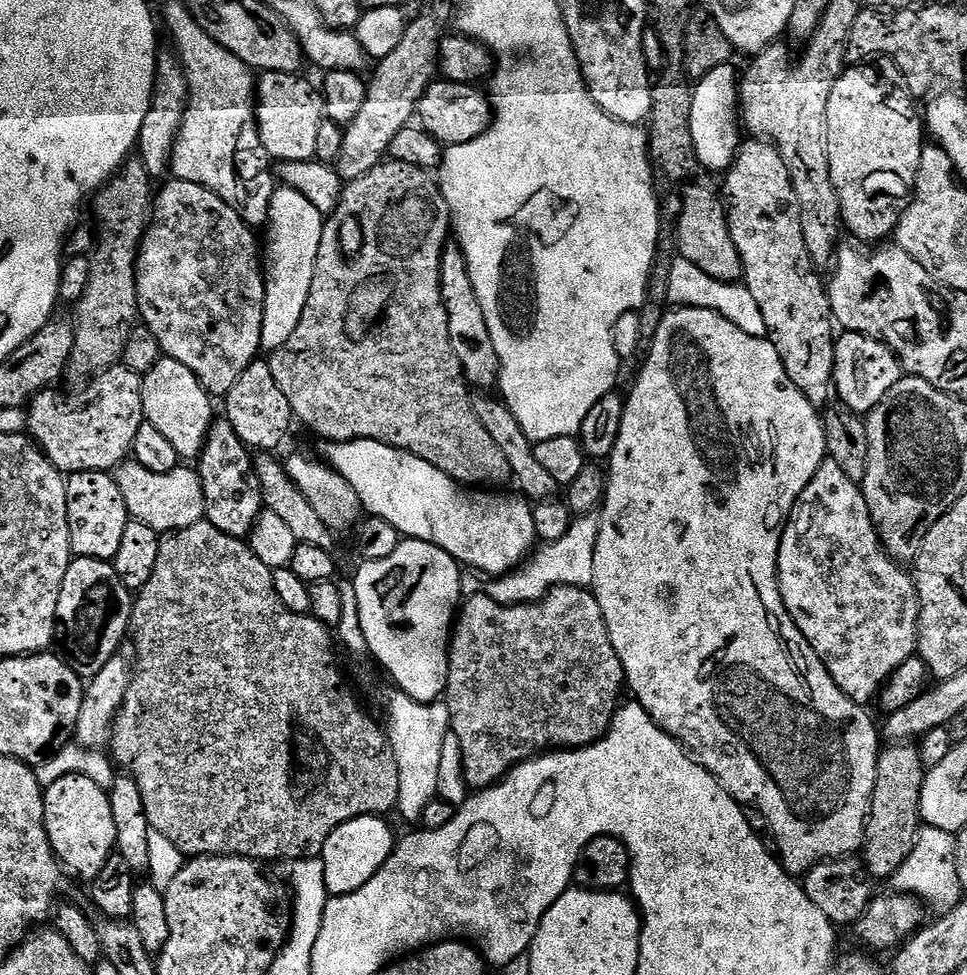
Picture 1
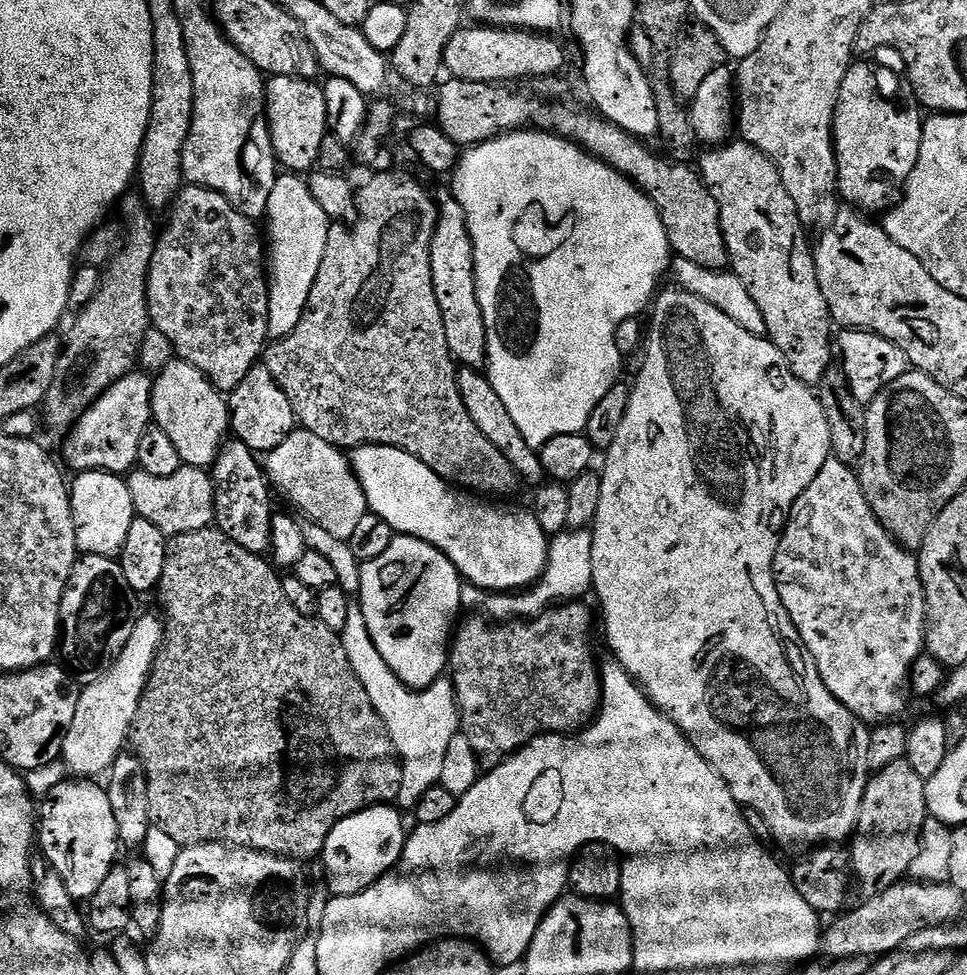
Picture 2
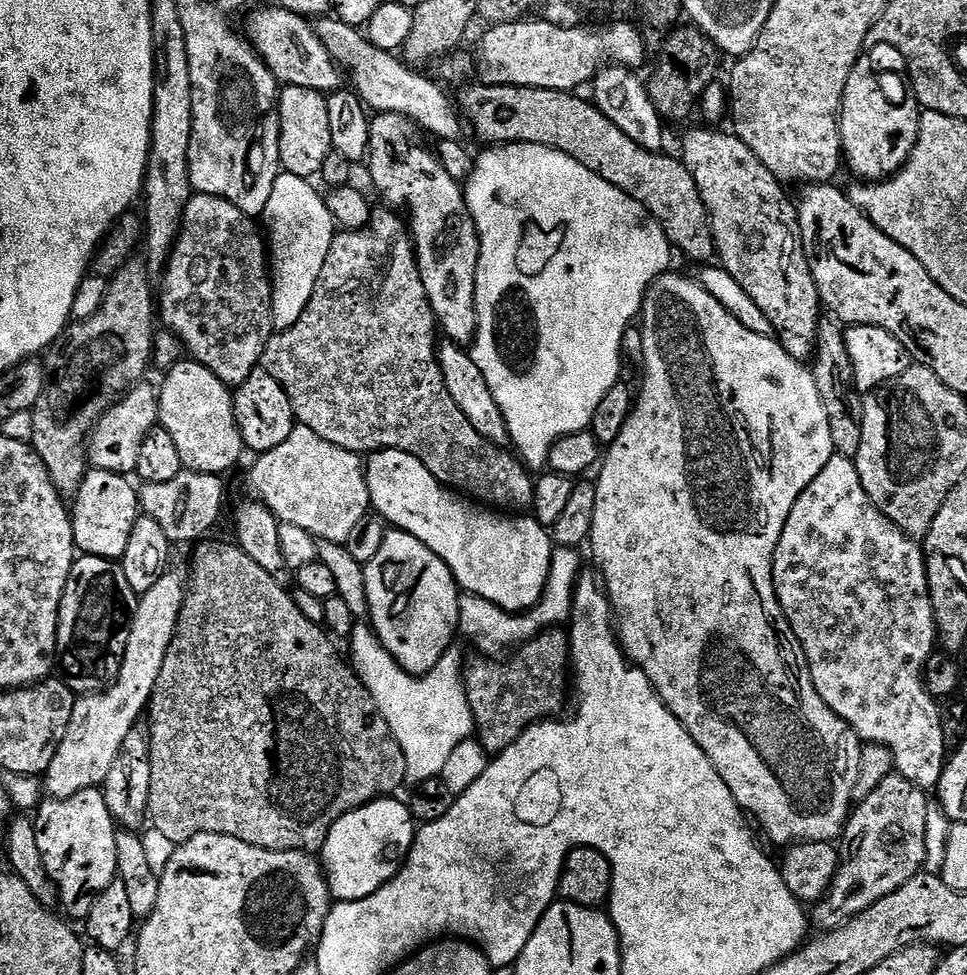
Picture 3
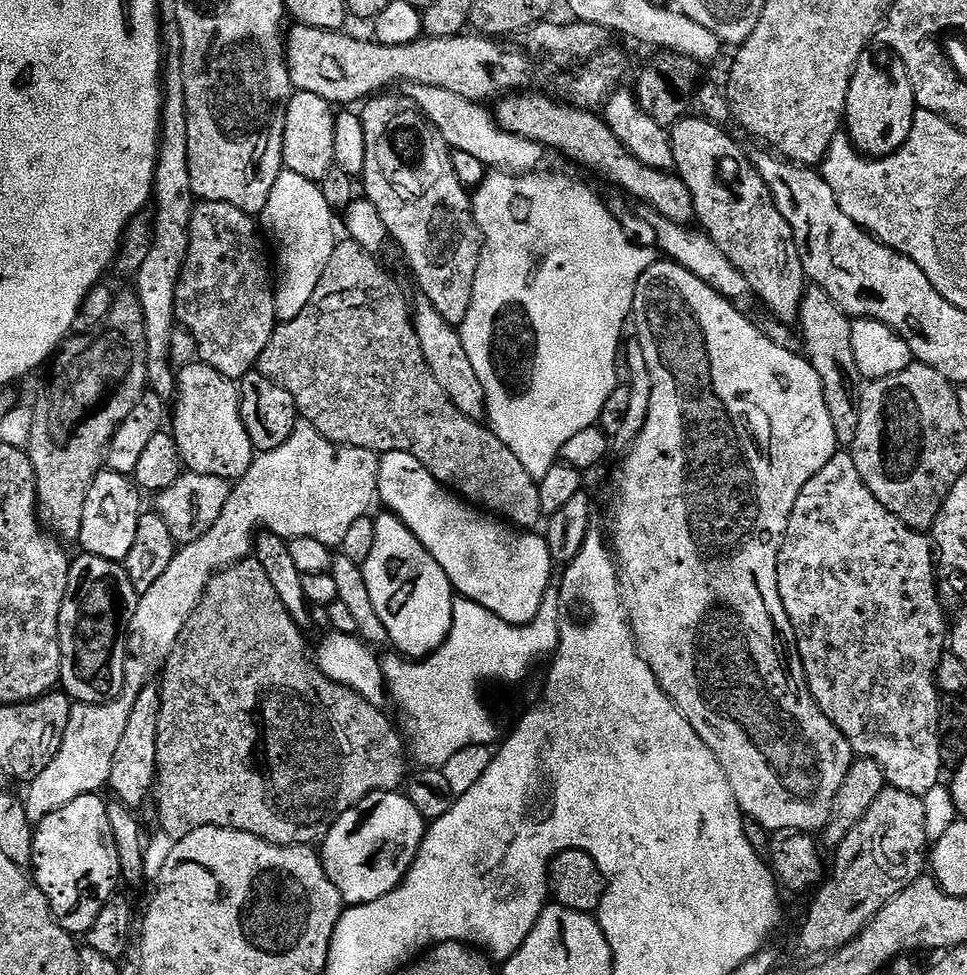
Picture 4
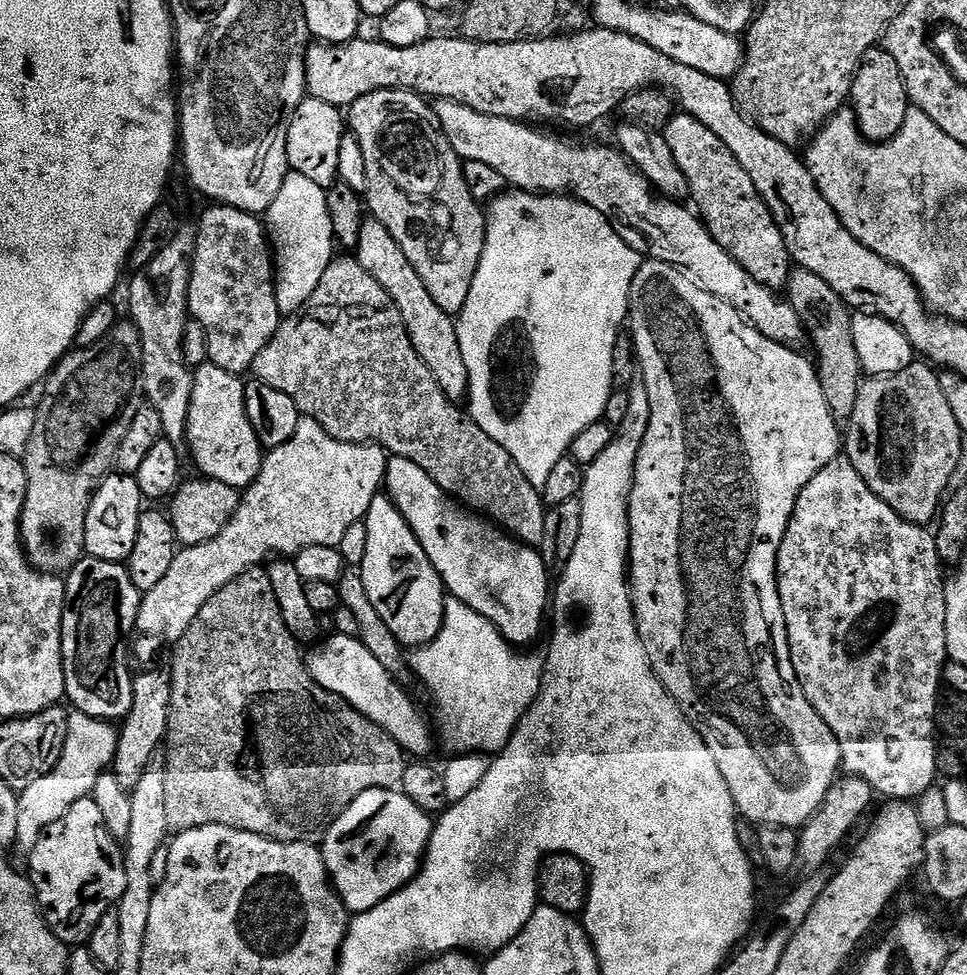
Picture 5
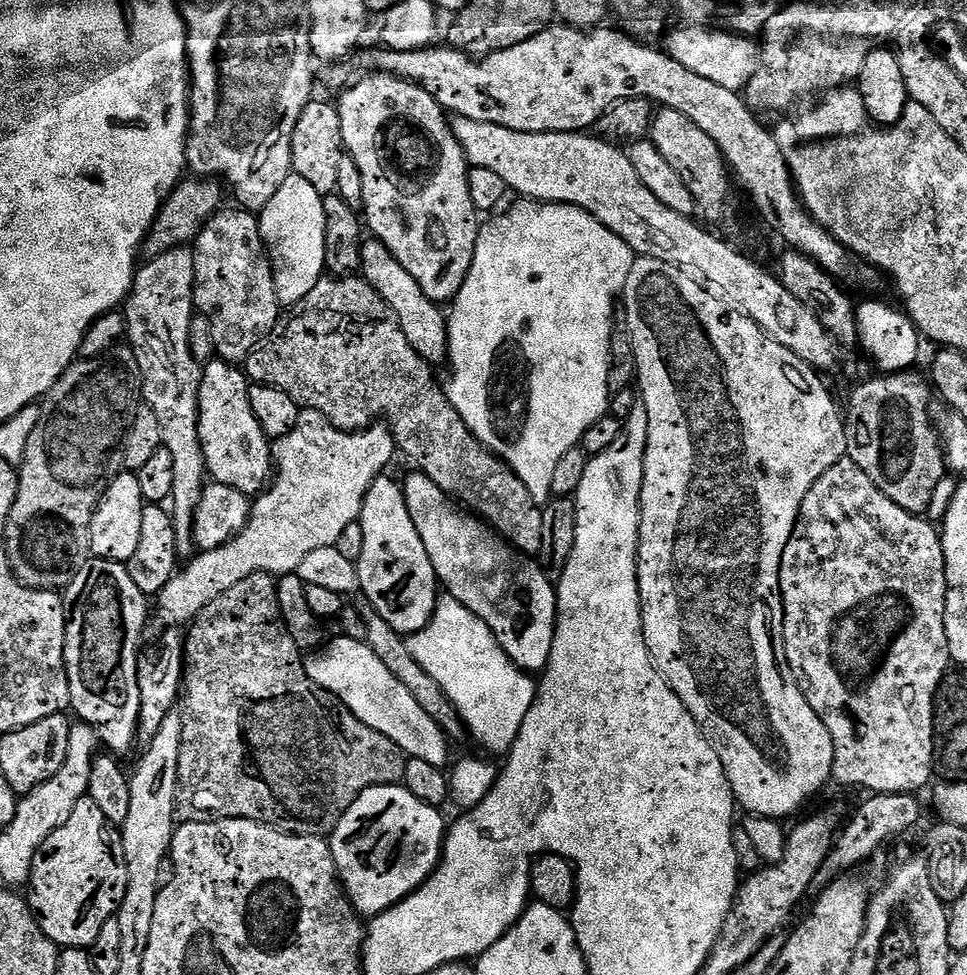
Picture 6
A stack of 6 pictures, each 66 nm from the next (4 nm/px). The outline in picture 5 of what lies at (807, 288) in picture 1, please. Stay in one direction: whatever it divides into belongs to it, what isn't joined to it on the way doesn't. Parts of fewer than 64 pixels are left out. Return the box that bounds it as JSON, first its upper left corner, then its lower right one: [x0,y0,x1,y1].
[662,114,794,290]

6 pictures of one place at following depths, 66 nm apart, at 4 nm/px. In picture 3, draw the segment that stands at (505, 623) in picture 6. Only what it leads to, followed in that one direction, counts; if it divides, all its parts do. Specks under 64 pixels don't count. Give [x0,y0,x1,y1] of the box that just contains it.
[367,449,554,613]

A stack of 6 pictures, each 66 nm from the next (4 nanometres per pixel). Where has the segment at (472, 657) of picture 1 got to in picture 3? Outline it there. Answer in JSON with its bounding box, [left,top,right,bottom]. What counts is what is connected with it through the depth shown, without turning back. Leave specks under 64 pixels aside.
[464,631,570,754]

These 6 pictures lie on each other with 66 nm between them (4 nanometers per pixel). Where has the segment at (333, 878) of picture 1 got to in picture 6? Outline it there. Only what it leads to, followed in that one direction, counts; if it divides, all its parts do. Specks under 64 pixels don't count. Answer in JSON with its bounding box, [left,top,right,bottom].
[330,784,446,918]

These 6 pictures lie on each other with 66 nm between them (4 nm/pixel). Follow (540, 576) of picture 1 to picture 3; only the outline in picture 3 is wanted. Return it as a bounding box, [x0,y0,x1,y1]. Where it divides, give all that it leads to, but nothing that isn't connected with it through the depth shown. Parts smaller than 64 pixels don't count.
[459,563,582,654]

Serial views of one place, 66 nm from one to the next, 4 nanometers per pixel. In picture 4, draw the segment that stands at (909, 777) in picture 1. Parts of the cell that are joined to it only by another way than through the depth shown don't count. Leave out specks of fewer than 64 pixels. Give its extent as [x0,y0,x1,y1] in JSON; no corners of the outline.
[800,786,929,954]

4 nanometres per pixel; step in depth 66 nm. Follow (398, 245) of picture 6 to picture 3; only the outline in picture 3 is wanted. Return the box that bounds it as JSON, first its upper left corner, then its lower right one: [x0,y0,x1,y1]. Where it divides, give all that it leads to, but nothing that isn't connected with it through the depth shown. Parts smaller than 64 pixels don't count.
[366,112,480,346]

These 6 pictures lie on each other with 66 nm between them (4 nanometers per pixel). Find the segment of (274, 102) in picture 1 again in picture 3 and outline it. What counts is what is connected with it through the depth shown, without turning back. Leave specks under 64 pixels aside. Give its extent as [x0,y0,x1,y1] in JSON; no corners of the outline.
[278,86,332,180]

